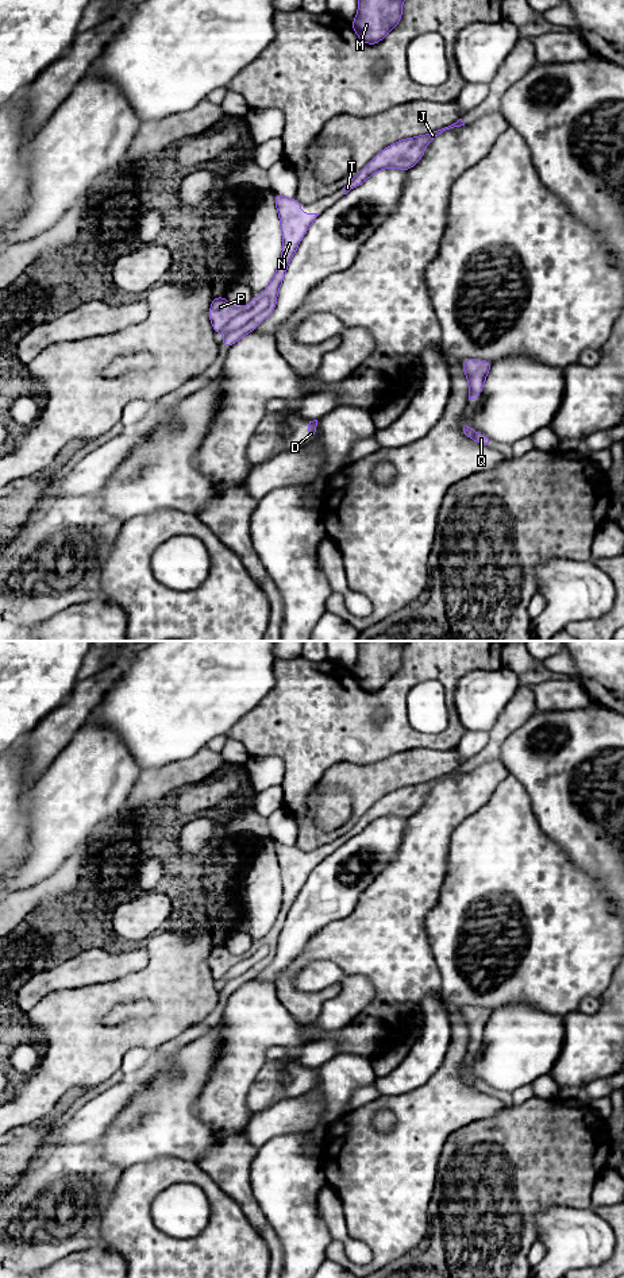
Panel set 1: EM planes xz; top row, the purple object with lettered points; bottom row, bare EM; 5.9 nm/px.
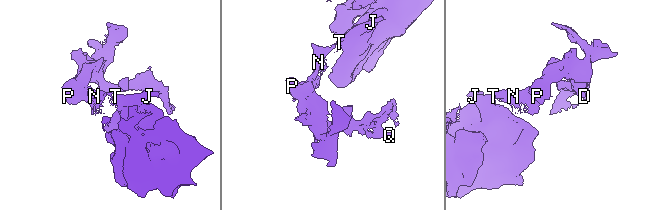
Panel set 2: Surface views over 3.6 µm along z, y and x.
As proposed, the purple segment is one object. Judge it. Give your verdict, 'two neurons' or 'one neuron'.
one neuron

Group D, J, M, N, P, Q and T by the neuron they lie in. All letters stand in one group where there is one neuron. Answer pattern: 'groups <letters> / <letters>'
groups D J M N P Q T

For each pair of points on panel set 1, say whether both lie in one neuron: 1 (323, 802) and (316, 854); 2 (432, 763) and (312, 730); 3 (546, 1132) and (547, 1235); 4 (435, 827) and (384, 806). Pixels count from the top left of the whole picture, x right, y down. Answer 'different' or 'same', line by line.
1: same
2: different
3: different
4: different

